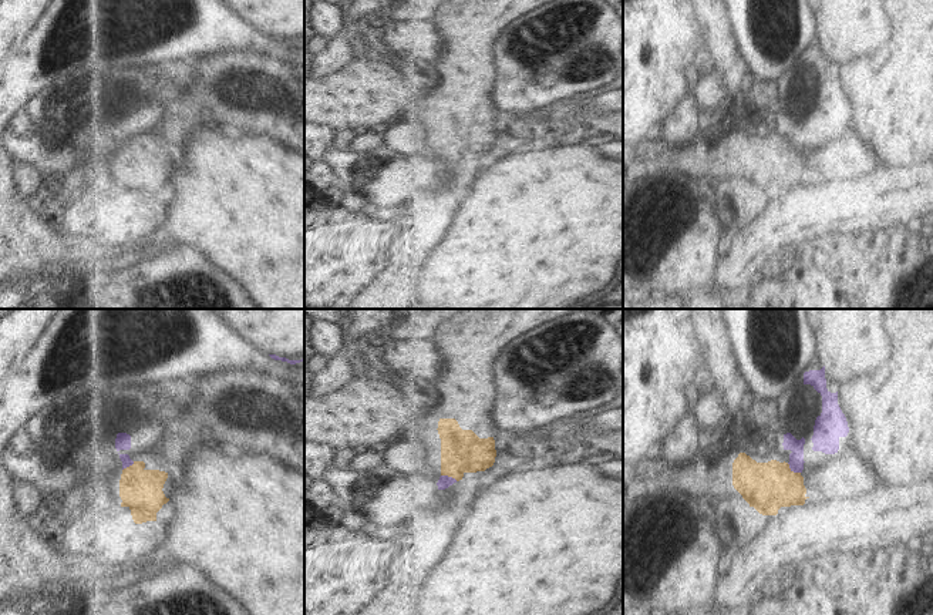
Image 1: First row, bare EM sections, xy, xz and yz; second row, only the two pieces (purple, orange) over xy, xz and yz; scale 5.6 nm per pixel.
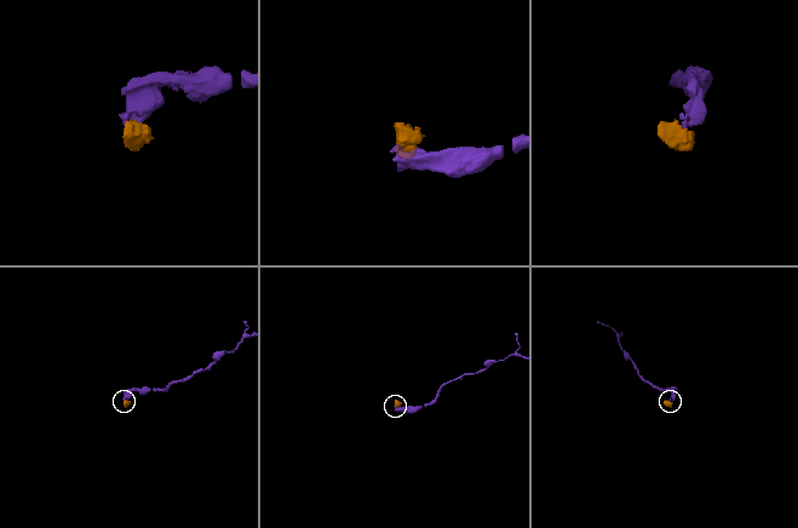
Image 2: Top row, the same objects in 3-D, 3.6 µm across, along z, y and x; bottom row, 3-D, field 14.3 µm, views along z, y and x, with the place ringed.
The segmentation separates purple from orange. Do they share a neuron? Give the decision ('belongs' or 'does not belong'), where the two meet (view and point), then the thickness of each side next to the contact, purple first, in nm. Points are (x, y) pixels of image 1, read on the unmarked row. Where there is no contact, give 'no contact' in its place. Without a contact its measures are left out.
does not belong | yz (792, 151) | 80/280 nm

